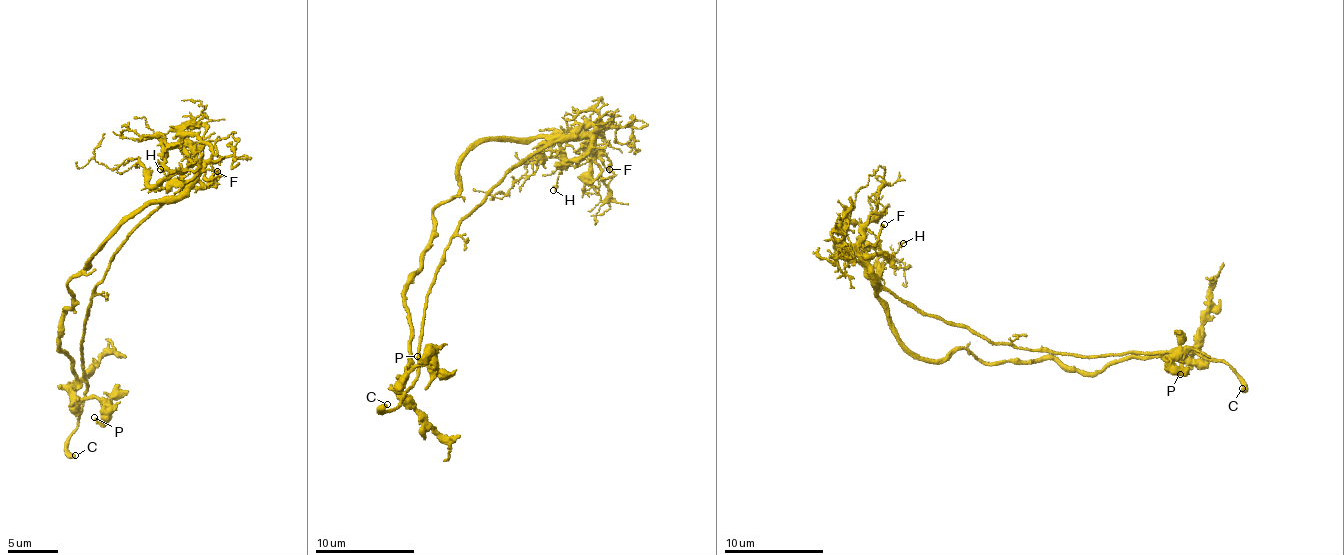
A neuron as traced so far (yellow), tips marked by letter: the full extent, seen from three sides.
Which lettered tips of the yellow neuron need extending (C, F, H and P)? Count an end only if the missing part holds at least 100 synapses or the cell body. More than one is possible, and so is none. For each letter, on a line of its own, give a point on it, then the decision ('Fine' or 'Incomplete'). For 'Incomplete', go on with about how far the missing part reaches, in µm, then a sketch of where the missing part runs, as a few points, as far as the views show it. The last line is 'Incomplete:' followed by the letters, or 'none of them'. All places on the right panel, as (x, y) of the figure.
C: Place: (1242, 388). Incomplete. Missing length about 15 µm. Course of what is missing: (1242, 388), (1241, 394), (1272, 424), (1310, 439), (1341, 461)
F: Place: (884, 224). Fine
H: Place: (903, 243). Fine
P: Place: (1180, 374). Fine
Incomplete: C

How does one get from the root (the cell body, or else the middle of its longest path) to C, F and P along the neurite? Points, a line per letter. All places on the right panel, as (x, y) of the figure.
C: (971, 331), (996, 343), (1062, 354), (1194, 349), (1223, 361), (1241, 380), (1242, 388)
F: (971, 331), (921, 312), (881, 286), (865, 257), (871, 254), (884, 224)
P: (971, 331), (996, 343), (1062, 354), (1191, 349), (1195, 359), (1177, 356), (1172, 361), (1180, 374)

